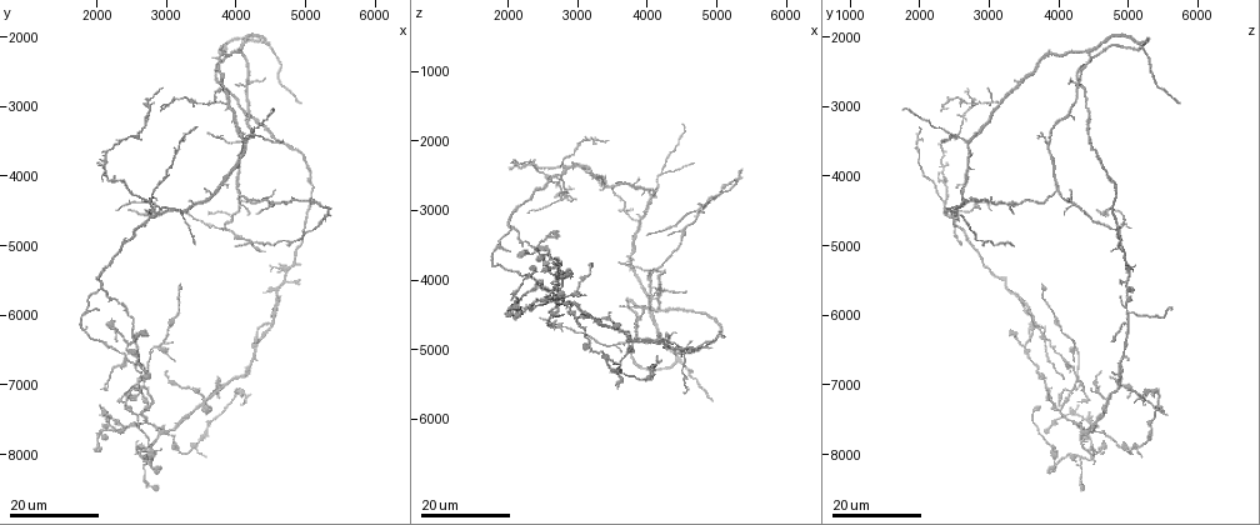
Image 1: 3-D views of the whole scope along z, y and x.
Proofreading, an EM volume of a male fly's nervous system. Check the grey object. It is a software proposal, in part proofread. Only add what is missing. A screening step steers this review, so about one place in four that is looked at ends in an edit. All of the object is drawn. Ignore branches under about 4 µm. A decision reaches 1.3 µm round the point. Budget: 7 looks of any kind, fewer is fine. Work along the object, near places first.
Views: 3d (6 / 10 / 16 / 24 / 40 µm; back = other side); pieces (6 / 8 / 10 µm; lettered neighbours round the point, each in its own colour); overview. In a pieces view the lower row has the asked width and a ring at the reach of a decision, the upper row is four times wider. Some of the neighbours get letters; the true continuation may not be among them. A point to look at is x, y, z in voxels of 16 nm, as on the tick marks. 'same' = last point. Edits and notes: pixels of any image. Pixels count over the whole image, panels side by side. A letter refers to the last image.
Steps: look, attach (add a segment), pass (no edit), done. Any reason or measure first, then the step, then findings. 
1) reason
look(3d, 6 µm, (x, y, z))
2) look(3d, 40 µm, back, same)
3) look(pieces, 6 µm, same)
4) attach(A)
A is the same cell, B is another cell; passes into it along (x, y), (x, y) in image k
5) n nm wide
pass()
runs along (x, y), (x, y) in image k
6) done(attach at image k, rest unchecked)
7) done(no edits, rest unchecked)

branch stops here
look(3d, 24 µm, (3750, 6900, 4750))

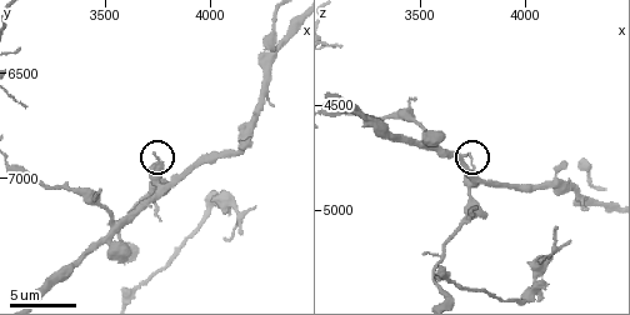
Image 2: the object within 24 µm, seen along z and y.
look(pieces, 6 µm, (3740, 6880, 4730))

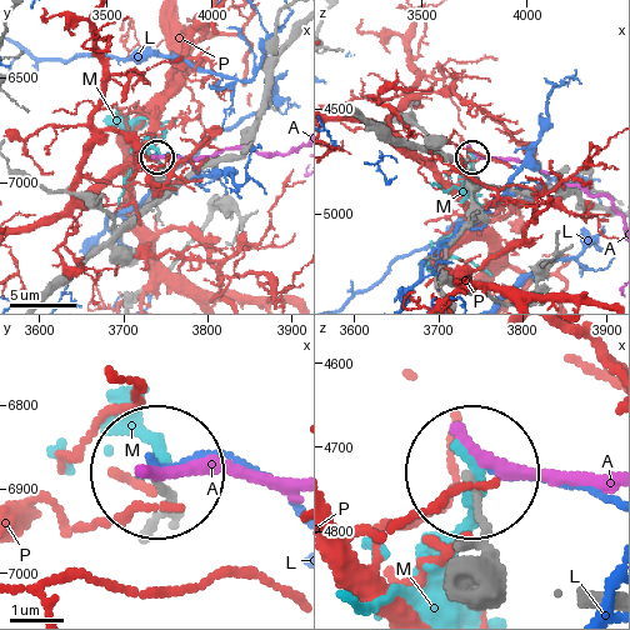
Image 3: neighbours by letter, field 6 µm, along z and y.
140 nm wide
pass()
A, L, M and P are other cells; runs along (480, 569), (471, 480) in image 3; none of them fits

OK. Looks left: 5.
branch stops here
look(3d, 24 µm, (2900, 8250, 3800))

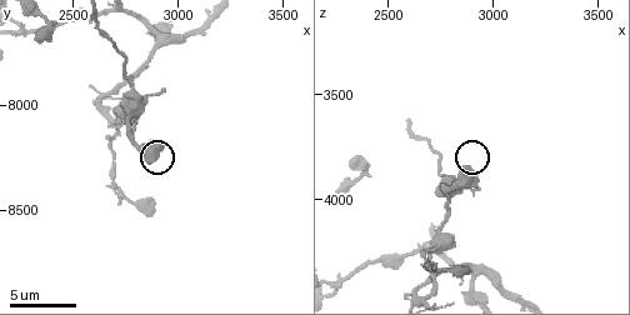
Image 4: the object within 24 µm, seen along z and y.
see the neighbours
look(pieces, 10 µm, (2880, 8260, 3850))

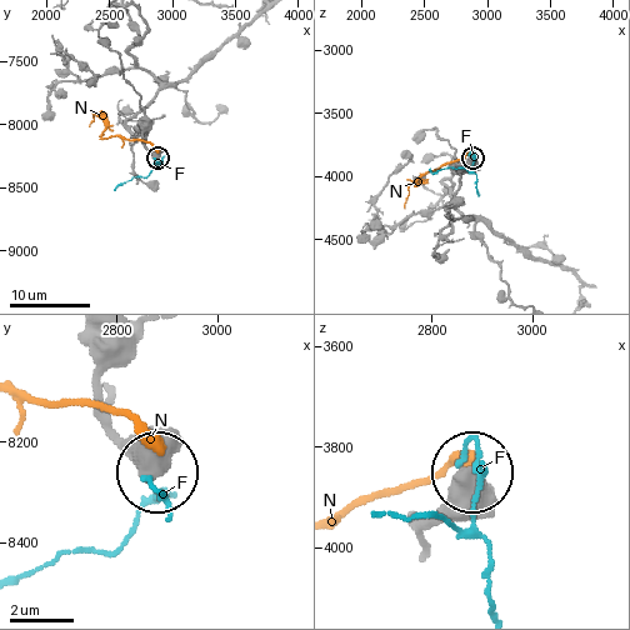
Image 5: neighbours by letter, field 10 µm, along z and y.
pass()
F and N are other cells; no lettered segment goes on from it

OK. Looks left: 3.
look(pieces, 6 µm, (3580, 7400, 4670))

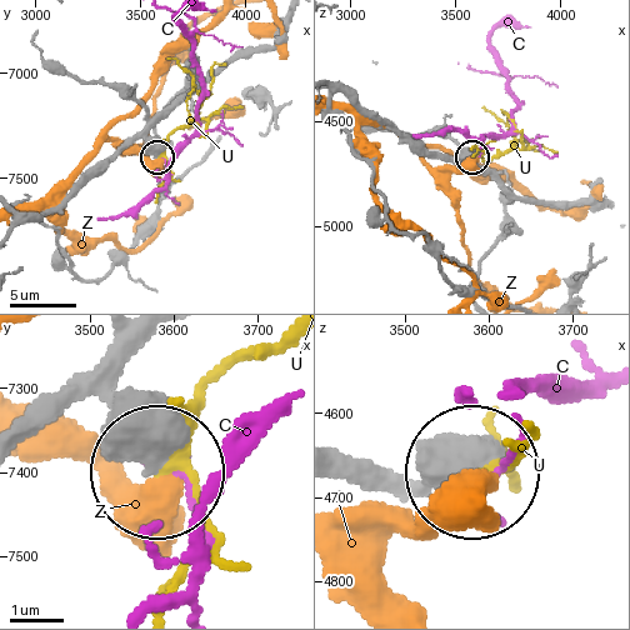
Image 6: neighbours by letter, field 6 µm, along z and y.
pass()
C, U and Z are other cells; runs along (290, 20), (159, 118), (145, 138), (155, 158) in image 6; no lettered segment goes on from it

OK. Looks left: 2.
done(no edits, rest unchecked)

